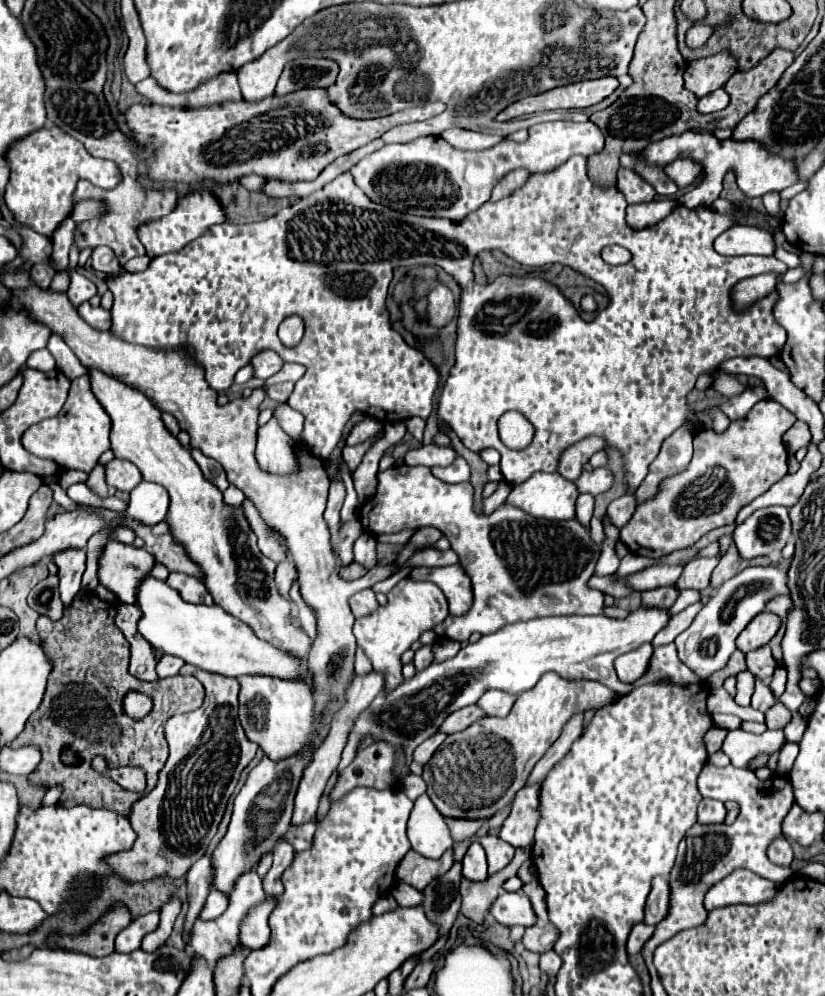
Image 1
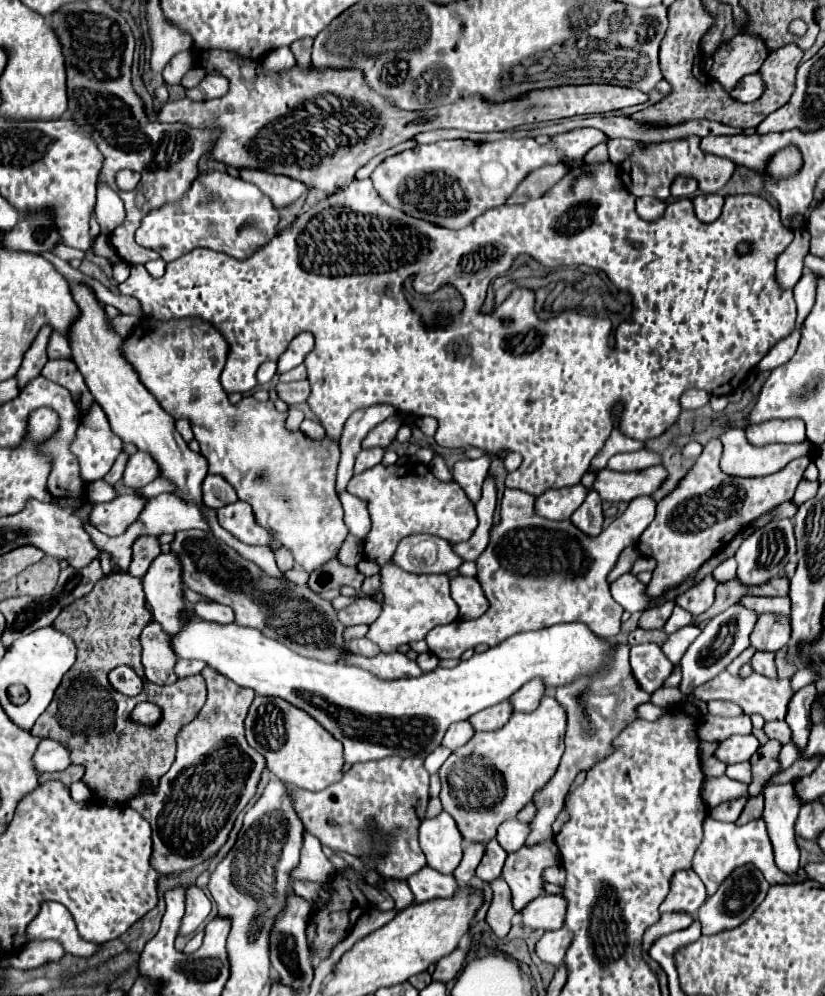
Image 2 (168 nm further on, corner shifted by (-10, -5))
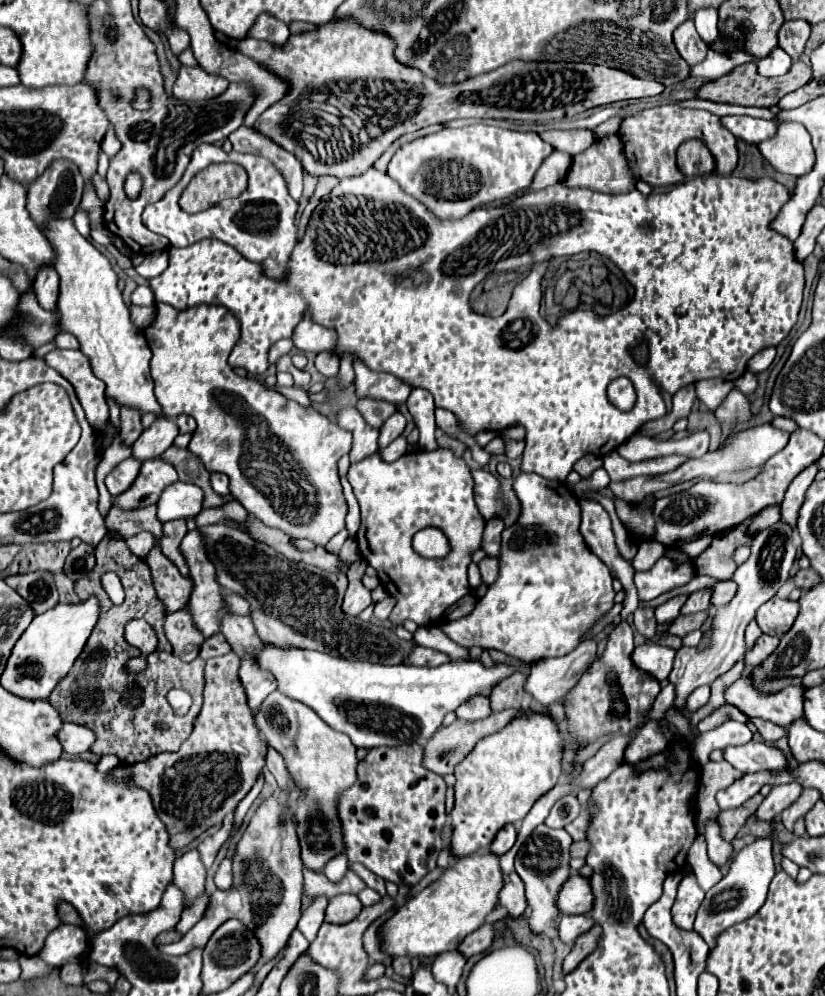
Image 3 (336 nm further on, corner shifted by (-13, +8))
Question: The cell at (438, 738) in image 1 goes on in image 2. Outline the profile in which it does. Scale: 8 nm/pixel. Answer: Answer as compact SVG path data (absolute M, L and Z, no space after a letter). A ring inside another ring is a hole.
M457 722L457 724L453 724L453 726L447 730L441 746L443 746L443 748L449 748L449 750L457 750L457 748L463 746L465 742L469 742L469 738L473 736L473 732L475 732L475 730L471 728L469 722Z

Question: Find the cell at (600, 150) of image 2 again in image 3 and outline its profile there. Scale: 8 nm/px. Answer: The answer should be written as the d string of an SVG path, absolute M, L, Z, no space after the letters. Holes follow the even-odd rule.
M611 118L605 121L593 130L594 137L604 137L604 135L617 133L622 121L621 118Z

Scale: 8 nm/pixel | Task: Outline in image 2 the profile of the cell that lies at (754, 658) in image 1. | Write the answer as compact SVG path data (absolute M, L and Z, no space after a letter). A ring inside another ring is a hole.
M755 652L755 656L751 658L751 666L757 674L763 674L767 678L777 678L775 654L773 652Z

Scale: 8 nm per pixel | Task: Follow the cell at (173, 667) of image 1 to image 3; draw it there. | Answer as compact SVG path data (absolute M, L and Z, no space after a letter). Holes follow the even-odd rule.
M222 633L206 639L200 647L200 657L202 659L210 659L210 657L218 657L218 655L226 655L230 653L230 645L226 641L226 637Z

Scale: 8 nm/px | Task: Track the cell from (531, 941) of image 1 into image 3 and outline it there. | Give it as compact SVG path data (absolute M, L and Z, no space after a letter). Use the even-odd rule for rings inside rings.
M562 915L560 925L558 925L558 937L564 943L574 945L576 937L586 933L592 925L594 925L594 921L590 915Z

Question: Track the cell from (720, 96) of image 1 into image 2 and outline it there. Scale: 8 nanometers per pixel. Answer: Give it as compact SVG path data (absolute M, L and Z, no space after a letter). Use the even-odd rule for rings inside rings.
M749 74L745 78L741 78L741 82L729 92L729 96L737 102L753 102L761 96L763 92L763 82L761 82L761 76L759 74Z

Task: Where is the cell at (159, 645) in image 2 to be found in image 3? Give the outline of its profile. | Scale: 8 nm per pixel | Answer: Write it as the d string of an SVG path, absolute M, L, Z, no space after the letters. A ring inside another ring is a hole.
M188 611L170 613L164 623L166 637L172 643L174 655L178 655L182 661L192 661L200 653L200 645L204 641L204 635L192 625L192 615Z

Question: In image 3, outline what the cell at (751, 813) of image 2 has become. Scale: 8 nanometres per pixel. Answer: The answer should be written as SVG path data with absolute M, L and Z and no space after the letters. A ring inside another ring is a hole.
M754 795L752 799L748 799L744 805L736 807L736 809L726 809L720 811L720 837L724 837L726 841L732 841L736 837L736 833L740 831L740 827L754 815L754 811L758 809L758 805L762 803L762 795Z

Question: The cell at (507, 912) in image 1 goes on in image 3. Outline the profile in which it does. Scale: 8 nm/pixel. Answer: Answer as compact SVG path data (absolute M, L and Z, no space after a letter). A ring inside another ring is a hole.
M580 873L570 875L558 893L558 907L564 915L588 913L592 909L592 887L588 885L588 879Z

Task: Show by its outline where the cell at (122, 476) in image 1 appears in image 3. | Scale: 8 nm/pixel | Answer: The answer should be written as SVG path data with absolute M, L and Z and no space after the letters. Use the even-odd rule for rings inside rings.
M158 417L132 445L132 455L140 461L160 457L176 439L178 425L168 417Z

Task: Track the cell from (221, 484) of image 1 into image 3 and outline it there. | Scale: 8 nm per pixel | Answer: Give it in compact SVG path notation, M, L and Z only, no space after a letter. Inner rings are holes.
M212 473L210 475L210 483L212 483L212 489L218 493L218 495L228 495L230 489L228 489L228 479L222 475L222 473Z

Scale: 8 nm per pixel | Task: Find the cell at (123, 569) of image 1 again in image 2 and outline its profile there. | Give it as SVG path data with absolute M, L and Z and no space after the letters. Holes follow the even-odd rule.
M173 552L159 554L145 576L141 576L145 600L151 608L153 618L163 626L167 634L177 634L181 628L181 614L187 612L183 606L183 582L181 564Z

